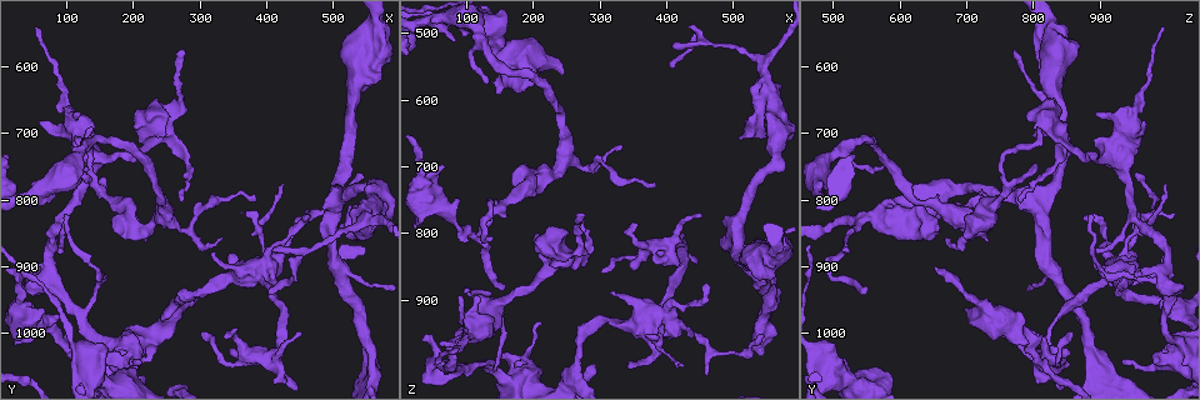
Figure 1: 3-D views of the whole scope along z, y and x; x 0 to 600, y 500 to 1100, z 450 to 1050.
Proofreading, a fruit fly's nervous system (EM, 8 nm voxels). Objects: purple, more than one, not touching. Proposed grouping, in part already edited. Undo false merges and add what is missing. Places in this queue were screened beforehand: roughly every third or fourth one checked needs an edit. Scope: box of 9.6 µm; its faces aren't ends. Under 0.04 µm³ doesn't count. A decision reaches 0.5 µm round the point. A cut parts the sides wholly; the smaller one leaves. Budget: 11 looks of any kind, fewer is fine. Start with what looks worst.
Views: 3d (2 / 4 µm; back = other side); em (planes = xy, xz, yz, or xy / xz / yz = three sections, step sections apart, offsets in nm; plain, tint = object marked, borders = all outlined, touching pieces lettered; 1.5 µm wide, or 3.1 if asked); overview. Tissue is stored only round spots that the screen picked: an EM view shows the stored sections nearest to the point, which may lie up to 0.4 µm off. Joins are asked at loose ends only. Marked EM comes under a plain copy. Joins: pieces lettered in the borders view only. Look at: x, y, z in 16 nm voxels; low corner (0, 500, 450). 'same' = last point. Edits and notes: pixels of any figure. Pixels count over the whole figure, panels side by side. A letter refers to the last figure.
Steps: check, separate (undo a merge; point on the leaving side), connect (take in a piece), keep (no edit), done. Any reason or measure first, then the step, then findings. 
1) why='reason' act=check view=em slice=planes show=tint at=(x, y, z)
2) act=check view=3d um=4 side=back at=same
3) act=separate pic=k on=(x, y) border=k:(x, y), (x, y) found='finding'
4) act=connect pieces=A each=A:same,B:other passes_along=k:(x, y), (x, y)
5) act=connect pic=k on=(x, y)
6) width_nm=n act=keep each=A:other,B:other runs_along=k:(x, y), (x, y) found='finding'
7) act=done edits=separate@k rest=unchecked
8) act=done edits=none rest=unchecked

why='stops while still wide' act=check view=em slice=yz step=8 show=borders at=(510, 840, 660)

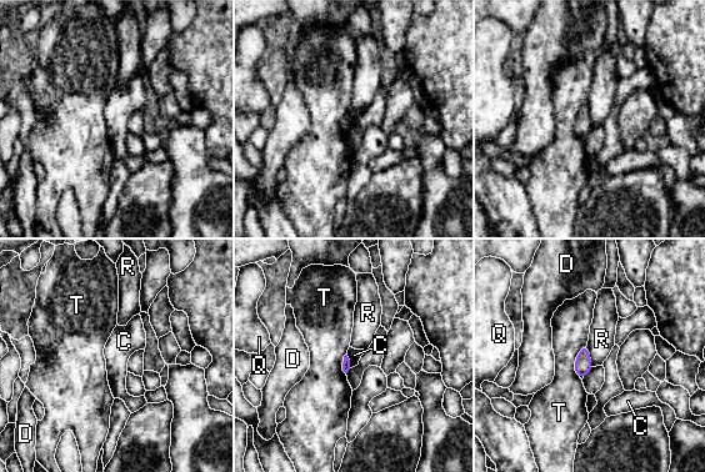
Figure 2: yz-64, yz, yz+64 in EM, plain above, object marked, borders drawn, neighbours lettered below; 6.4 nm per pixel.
why='cut it another way' act=check view=em slice=planes show=borders at=same

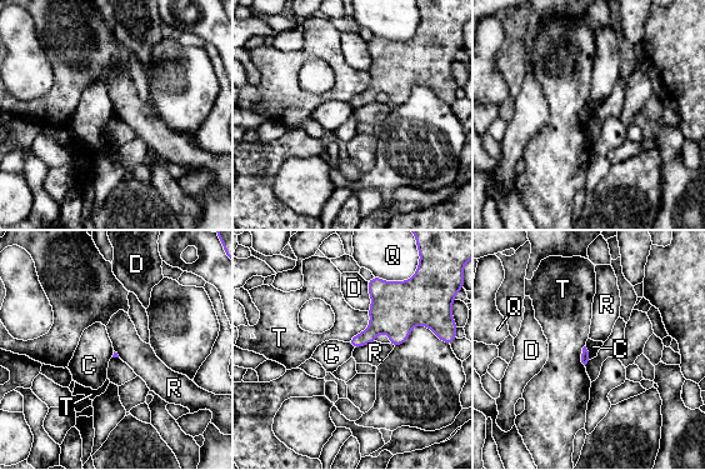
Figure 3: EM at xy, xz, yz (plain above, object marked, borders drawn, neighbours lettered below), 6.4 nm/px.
act=keep each=C:other,D:other,Q:other,R:other,T:other border=3:(374, 340), (354, 349) found='no lettered piece goes on from it'

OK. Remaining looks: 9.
why='thin end' act=check view=em slice=xy step=8 show=tint at=(455, 1000, 780)

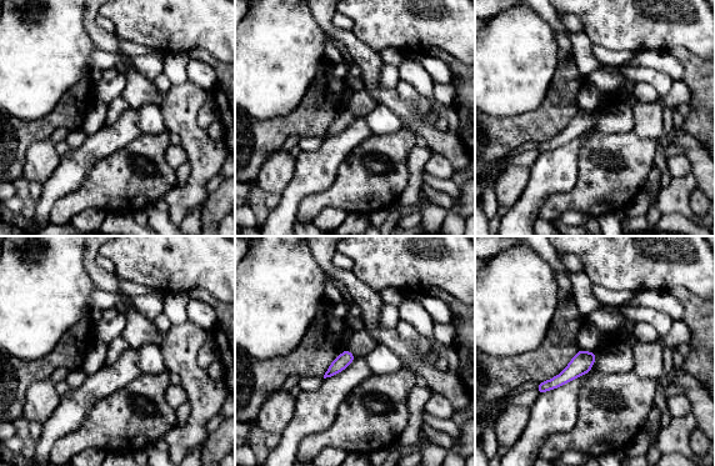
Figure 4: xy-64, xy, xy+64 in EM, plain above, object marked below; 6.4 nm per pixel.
act=check view=em slice=planes show=borders at=same

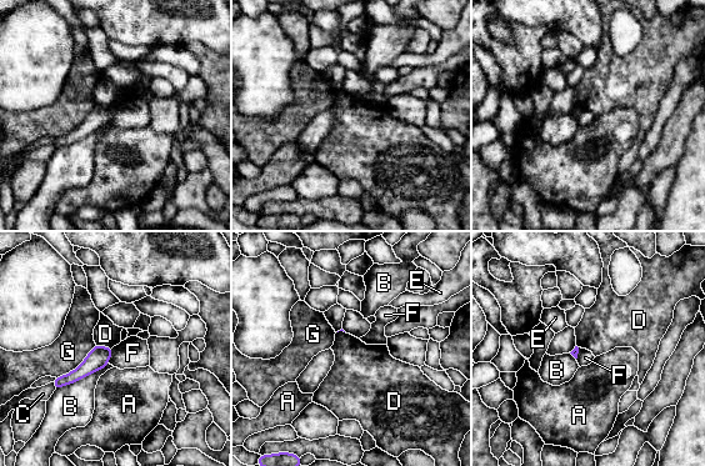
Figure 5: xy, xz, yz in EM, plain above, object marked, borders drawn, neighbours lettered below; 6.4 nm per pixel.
act=keep each=A:other,B:other,C:other,D:other,E:other,F:other,G:other runs_along=5:(109, 350), (76, 375), (56, 382) found='none of them fits'

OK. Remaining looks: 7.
why='free end' act=check view=em slice=yz step=4 show=borders at=(345, 880, 1000)

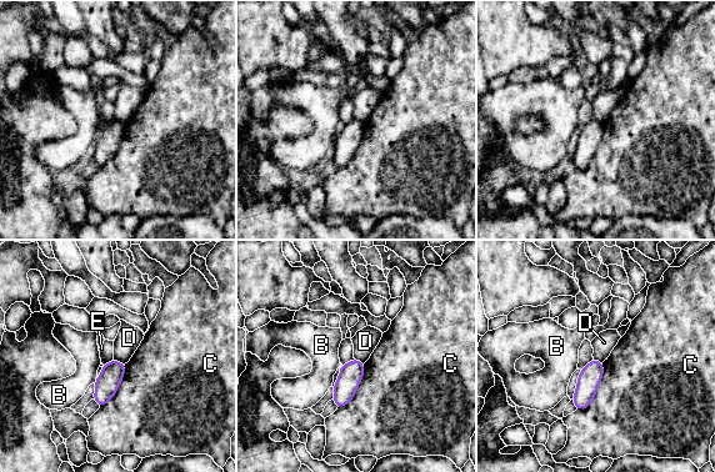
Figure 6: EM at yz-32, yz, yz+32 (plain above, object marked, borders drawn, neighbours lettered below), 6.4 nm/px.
act=check view=em slice=planes show=borders at=same

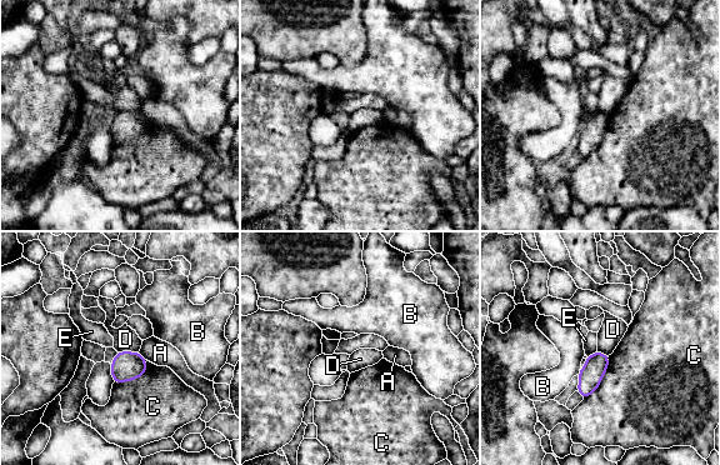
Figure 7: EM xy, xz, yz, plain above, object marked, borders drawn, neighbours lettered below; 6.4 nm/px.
act=keep each=A:other,B:other,C:other,D:other,E:other border=7:(138, 351), (118, 353) found='no lettered piece goes on from it'

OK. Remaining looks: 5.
why='free end' act=check view=3d um=2 at=(385, 800, 735)

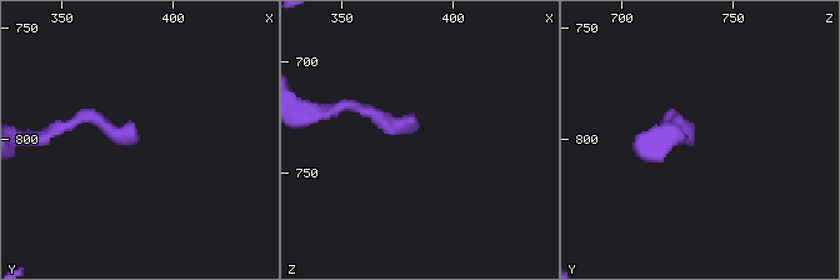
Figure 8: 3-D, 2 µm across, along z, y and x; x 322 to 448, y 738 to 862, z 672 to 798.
why='need the tissue' act=check view=em slice=planes show=borders at=(382, 798, 730)

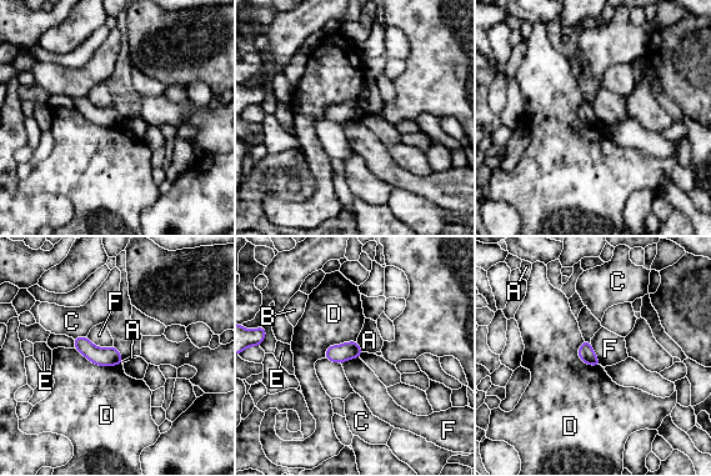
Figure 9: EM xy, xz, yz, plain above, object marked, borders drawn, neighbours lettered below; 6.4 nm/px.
act=keep each=A:other,B:other,C:other,D:other,E:other,F:other border=9:(86, 336), (98, 346), (113, 346) found='none of them fits'

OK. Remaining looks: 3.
why='tapers out' act=check view=em slice=planes show=borders at=(270, 800, 780)

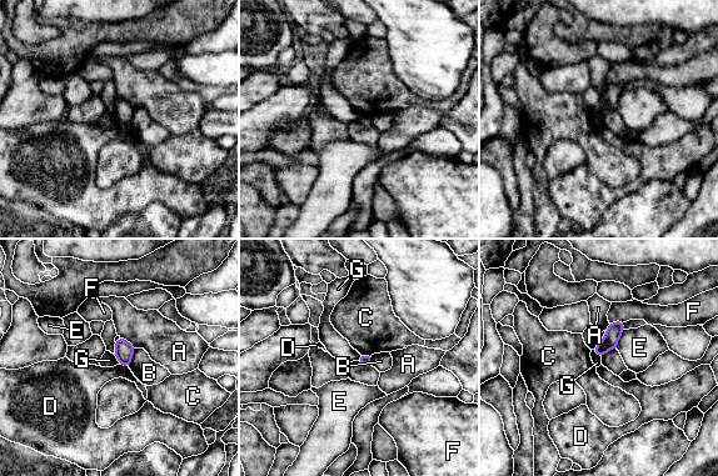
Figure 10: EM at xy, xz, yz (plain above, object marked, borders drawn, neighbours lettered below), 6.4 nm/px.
act=keep each=A:other,B:other,C:other,D:other,E:other,F:other,G:other border=10:(114, 355), (119, 364) found='no lettered piece goes on from it'

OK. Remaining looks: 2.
act=done edits=none rest=unchecked

